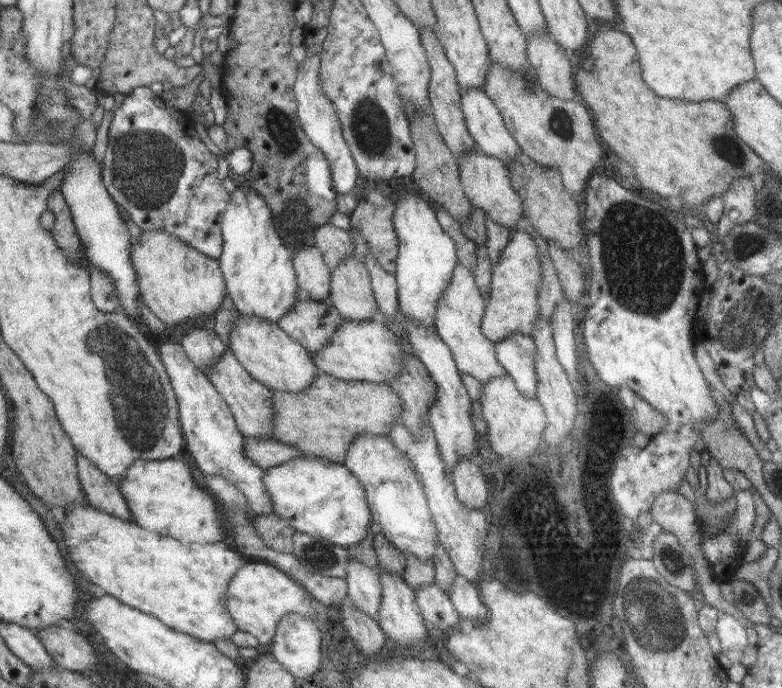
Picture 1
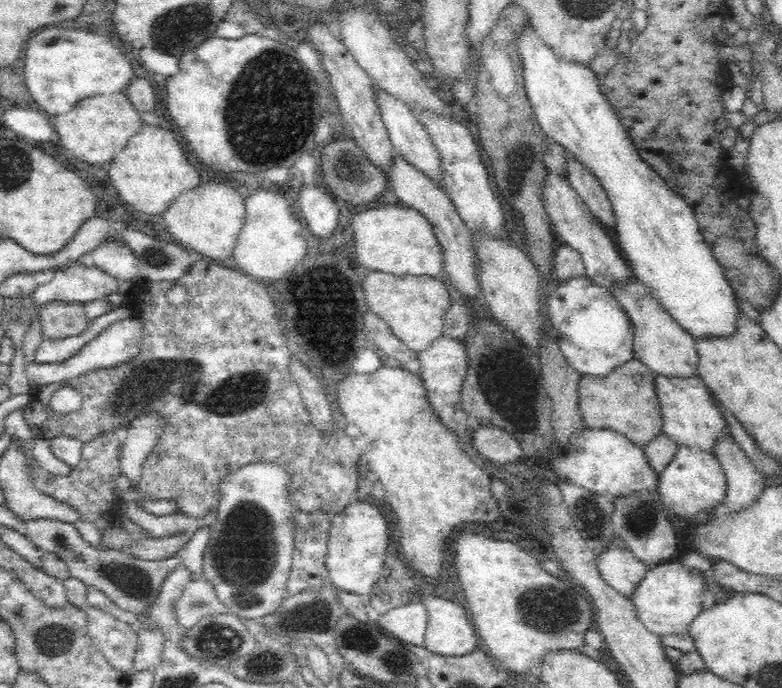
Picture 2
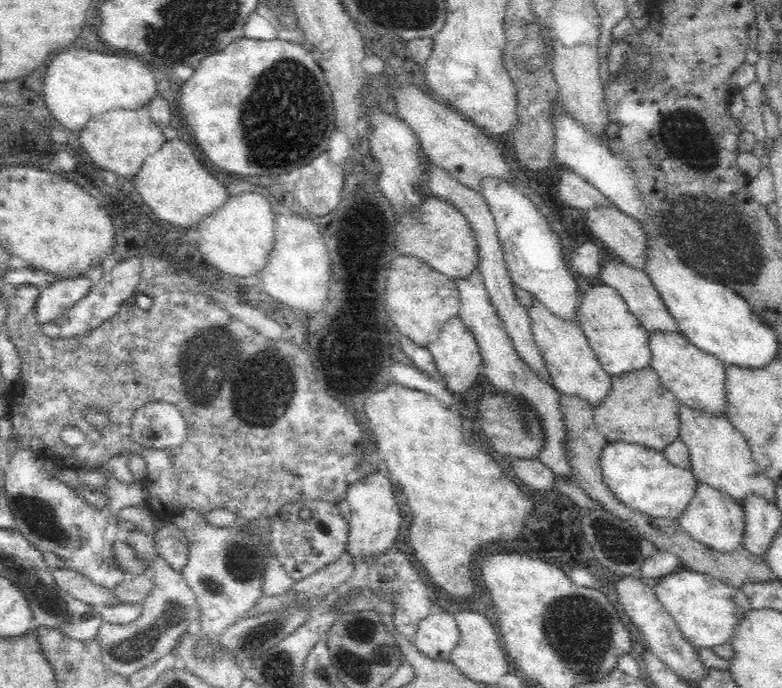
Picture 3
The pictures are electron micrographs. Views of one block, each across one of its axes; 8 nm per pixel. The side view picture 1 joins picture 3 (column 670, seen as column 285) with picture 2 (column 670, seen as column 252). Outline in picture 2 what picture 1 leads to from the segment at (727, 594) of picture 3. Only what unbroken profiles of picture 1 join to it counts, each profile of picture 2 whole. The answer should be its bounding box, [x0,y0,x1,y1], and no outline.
[626,562,700,636]

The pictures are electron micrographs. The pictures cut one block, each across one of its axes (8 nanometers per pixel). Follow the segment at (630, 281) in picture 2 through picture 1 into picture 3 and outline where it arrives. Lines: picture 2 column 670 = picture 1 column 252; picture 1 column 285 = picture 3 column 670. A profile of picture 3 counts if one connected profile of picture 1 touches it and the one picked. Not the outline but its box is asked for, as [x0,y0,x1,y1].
[646,330,724,414]

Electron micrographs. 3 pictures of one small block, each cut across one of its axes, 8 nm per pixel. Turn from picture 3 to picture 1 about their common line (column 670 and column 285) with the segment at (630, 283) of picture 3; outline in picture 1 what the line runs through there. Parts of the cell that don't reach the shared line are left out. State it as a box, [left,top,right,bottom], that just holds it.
[279,300,347,354]

